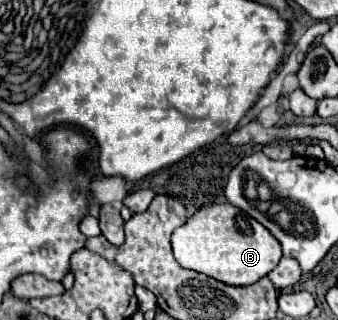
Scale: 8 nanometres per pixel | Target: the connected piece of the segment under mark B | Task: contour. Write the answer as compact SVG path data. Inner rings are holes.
M229 203L199 209L193 217L187 219L187 223L173 231L171 247L173 257L181 267L203 273L233 287L257 283L261 277L273 271L281 259L281 245L277 239L273 239L261 223Z

